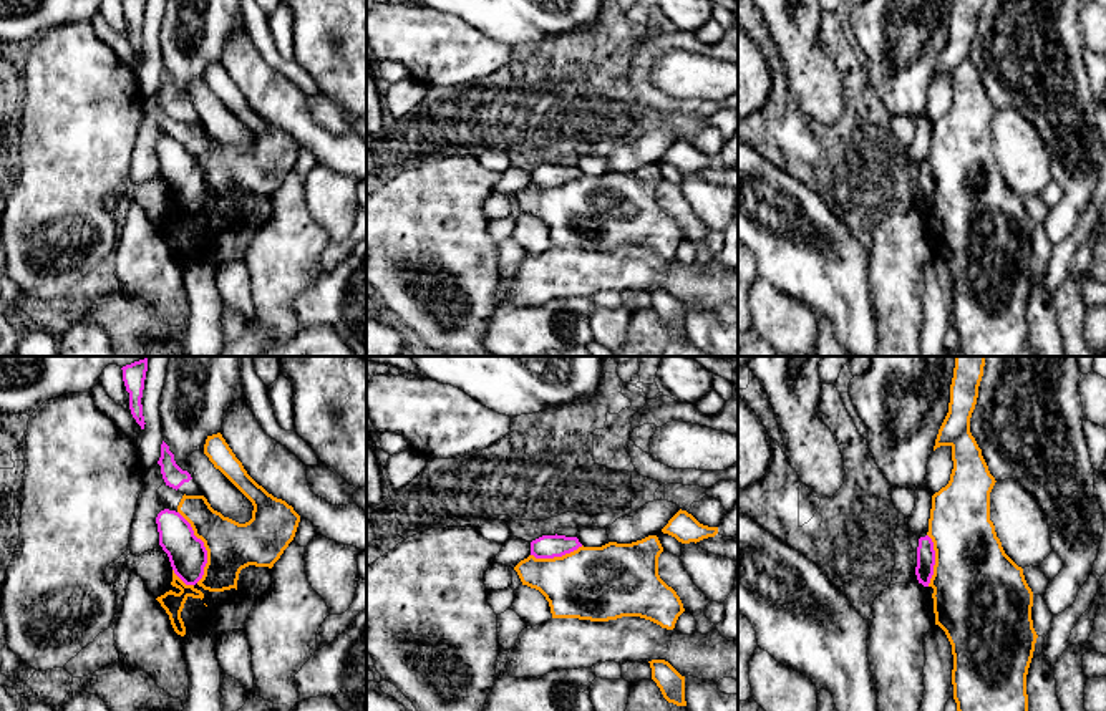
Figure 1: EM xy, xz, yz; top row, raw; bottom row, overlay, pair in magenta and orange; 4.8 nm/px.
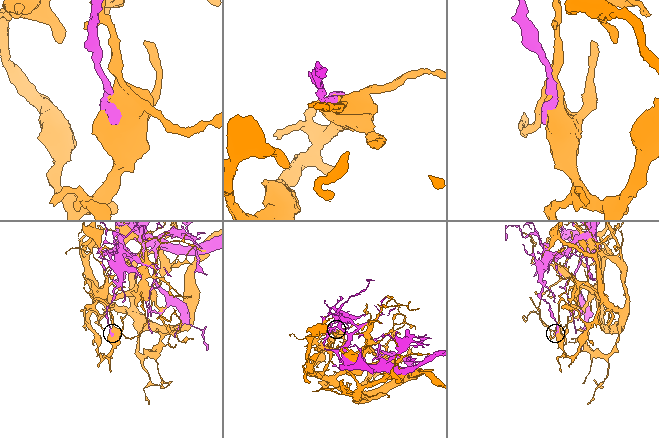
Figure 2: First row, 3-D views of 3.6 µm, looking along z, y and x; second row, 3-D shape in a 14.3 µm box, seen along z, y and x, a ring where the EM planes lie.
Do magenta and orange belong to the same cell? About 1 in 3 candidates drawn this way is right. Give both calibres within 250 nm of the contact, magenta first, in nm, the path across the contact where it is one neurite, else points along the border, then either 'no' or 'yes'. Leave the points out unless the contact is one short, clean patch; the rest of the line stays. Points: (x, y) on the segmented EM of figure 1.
calibres 190 and 240 nm; no

